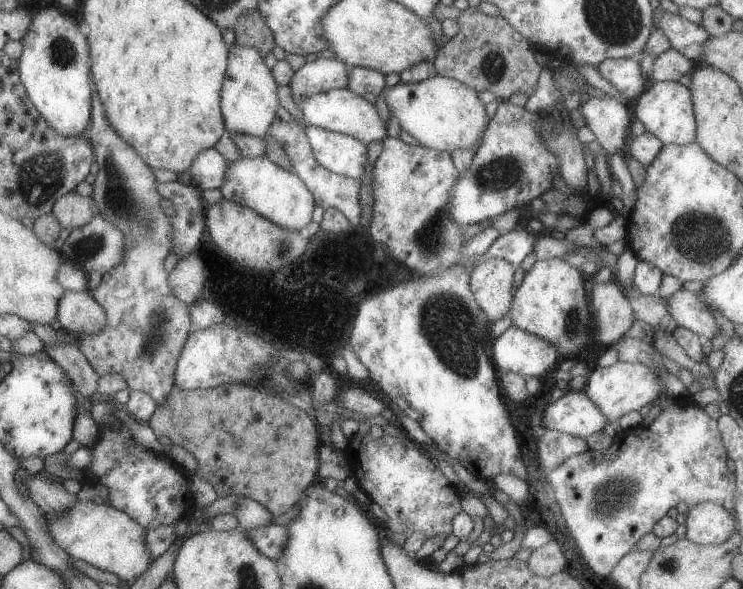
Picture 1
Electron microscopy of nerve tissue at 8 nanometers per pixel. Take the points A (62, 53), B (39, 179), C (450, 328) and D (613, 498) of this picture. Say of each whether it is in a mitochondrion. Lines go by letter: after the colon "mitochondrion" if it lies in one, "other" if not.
A: mitochondrion
B: mitochondrion
C: mitochondrion
D: mitochondrion

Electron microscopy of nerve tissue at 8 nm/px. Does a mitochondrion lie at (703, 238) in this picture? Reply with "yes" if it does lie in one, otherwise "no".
yes

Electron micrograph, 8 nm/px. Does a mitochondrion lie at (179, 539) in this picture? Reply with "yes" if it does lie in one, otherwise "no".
no

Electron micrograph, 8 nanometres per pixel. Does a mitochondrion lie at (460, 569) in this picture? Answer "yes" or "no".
no

